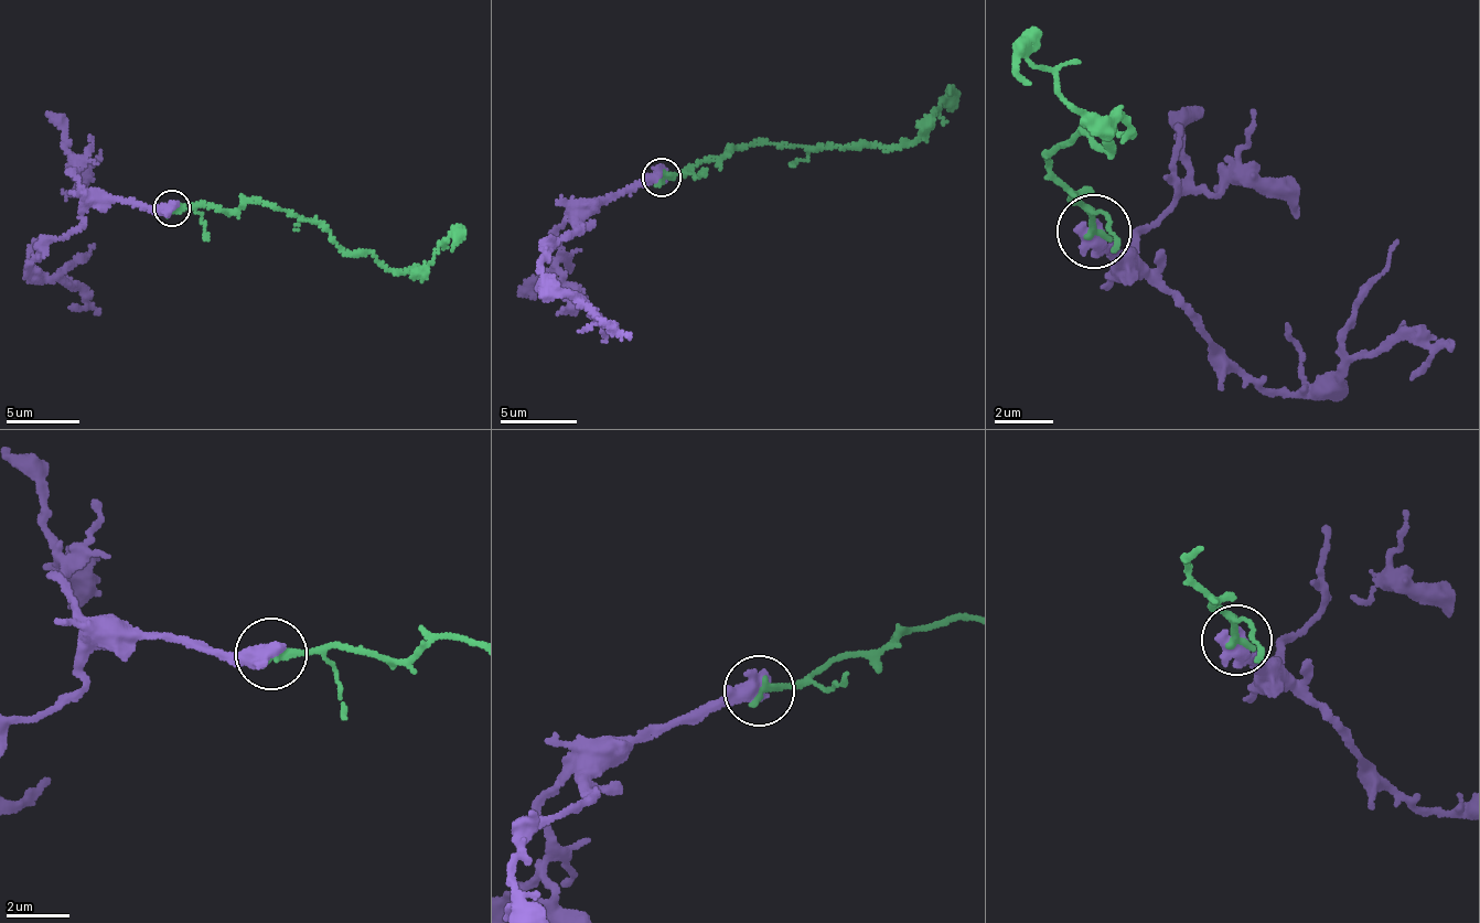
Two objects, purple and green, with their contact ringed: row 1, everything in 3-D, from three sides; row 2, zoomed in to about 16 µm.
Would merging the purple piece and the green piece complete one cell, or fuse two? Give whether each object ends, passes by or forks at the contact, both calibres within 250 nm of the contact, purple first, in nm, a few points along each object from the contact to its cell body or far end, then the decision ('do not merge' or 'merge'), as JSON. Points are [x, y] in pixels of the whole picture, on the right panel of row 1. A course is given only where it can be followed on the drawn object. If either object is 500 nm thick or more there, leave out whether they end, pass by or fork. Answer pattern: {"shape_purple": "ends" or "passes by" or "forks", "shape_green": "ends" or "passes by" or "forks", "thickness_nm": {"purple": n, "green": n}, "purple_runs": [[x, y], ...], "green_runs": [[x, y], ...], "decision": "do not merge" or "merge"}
{"thickness_nm": {"purple": 650, "green": 280}, "purple_runs": [[1092, 232], [1086, 245], [1156, 278], [1268, 389], [1333, 378], [1338, 367], [1401, 340], [1427, 351], [1413, 380]], "green_runs": [[1092, 232], [1051, 150], [1078, 127], [1107, 148], [1133, 125], [1076, 111], [1025, 60], [1033, 83]], "decision": "do not merge"}

